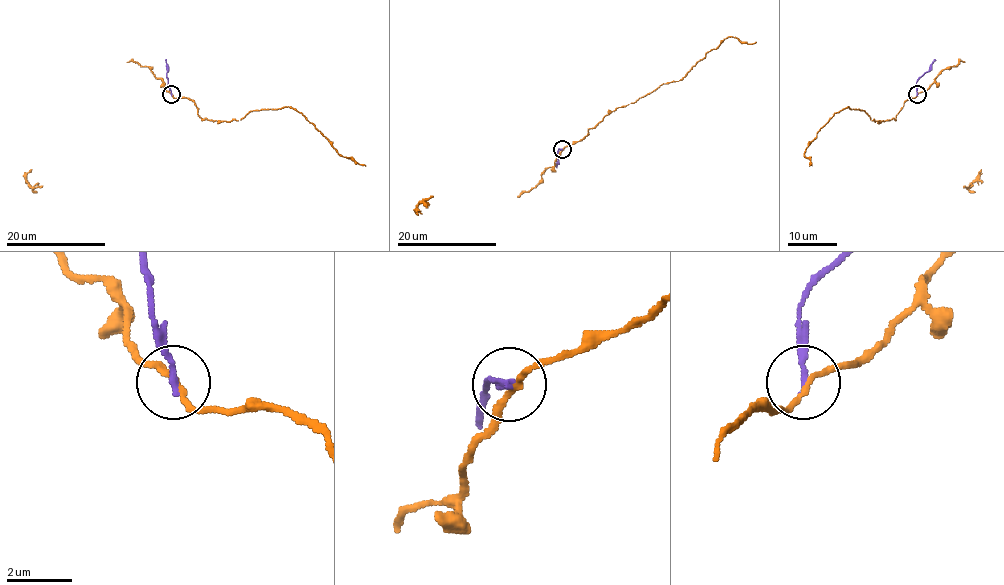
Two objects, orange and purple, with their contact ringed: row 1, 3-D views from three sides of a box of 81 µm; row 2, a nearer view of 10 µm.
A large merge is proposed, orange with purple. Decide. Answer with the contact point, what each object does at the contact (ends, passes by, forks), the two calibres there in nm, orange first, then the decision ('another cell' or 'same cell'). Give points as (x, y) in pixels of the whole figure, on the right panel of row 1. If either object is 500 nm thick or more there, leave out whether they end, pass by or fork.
(917, 94) | orange passes by | purple ends | 170/200 nm | another cell

